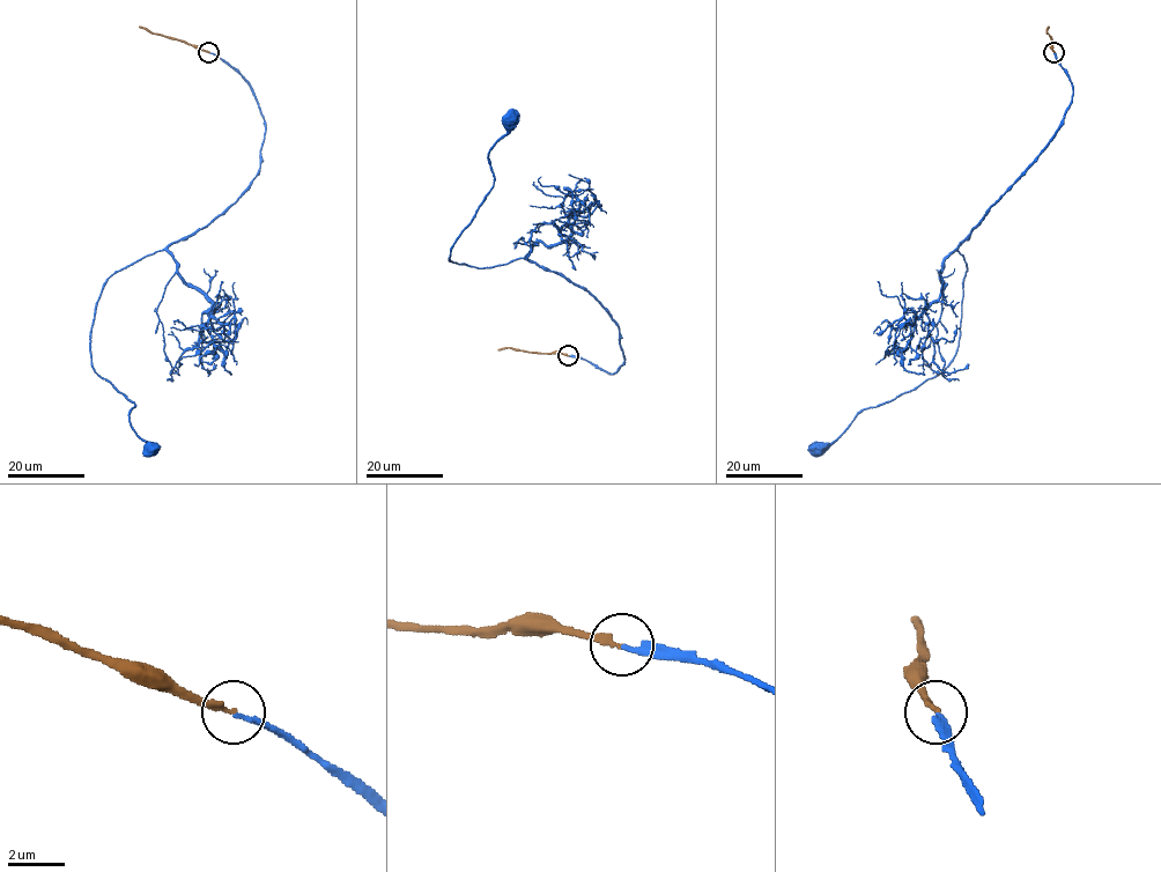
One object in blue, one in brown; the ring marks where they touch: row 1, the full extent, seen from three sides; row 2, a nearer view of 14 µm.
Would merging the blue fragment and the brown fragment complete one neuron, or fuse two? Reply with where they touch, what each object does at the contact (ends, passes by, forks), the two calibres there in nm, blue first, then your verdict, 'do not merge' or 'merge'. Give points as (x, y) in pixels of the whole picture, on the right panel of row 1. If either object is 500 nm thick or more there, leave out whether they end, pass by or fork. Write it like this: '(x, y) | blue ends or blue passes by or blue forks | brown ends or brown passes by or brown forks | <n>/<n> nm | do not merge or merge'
(1054, 52) | blue ends | brown ends | 160/200 nm | do not merge

